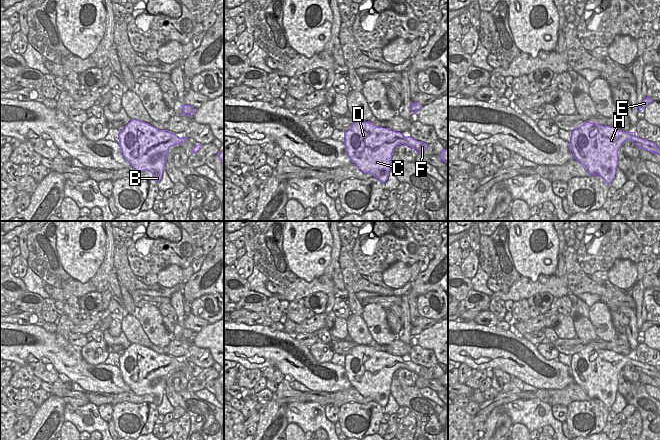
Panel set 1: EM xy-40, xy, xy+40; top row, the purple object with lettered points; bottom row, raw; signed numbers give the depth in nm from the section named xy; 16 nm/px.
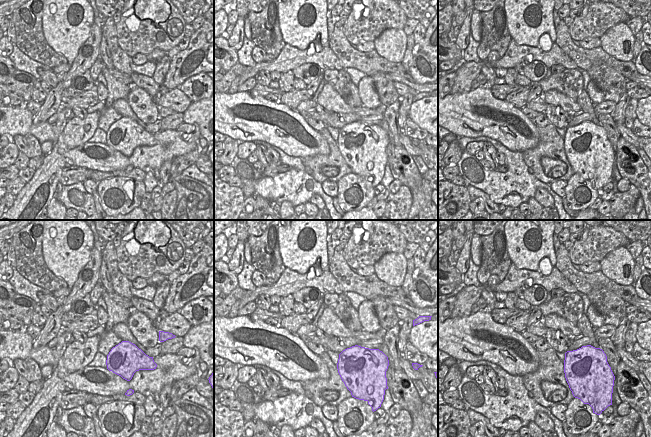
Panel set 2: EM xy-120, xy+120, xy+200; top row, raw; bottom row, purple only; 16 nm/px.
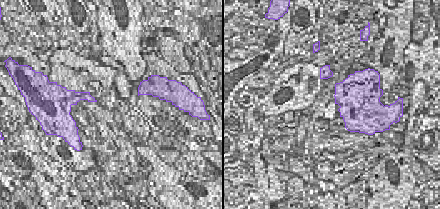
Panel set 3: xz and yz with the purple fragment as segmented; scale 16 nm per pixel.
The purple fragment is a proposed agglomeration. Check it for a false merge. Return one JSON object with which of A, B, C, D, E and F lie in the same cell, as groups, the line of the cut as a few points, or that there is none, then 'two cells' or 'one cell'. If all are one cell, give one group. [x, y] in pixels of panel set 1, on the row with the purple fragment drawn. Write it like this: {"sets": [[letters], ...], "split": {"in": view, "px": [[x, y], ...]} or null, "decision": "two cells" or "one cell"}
{"sets": [["A", "B", "C", "D", "E", "F"]], "split": null, "decision": "one cell"}

